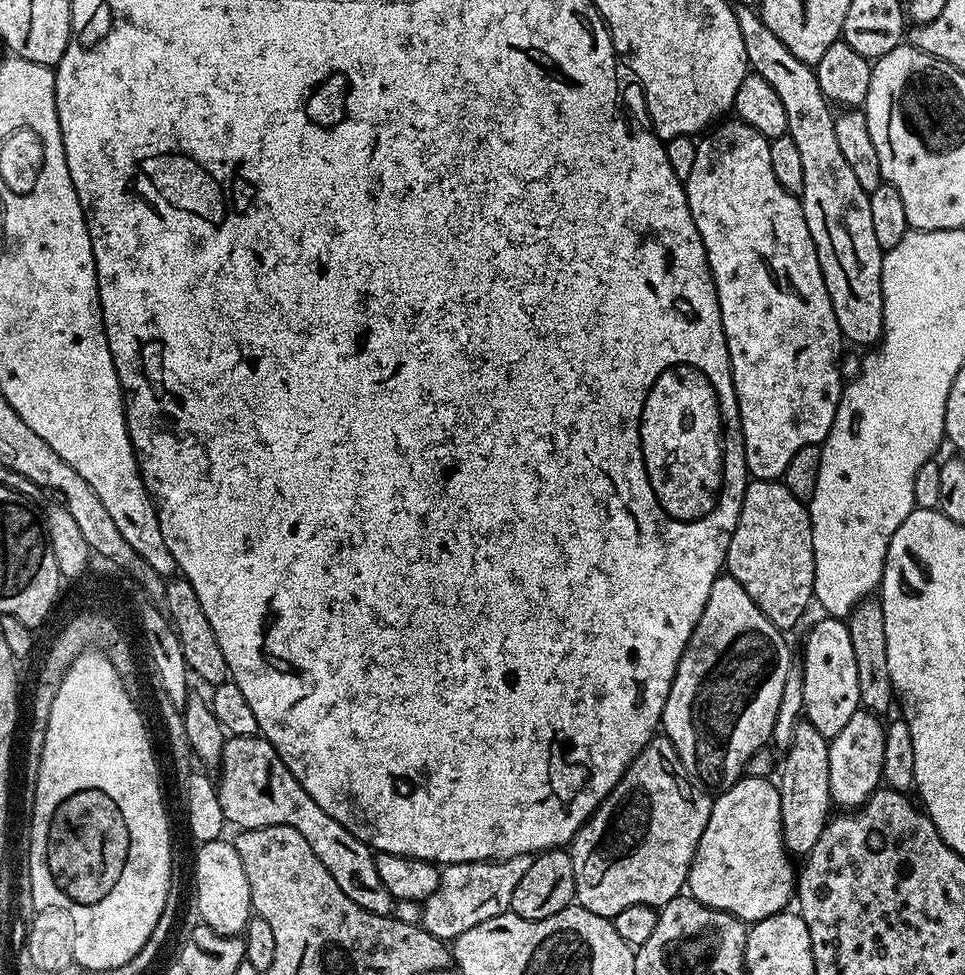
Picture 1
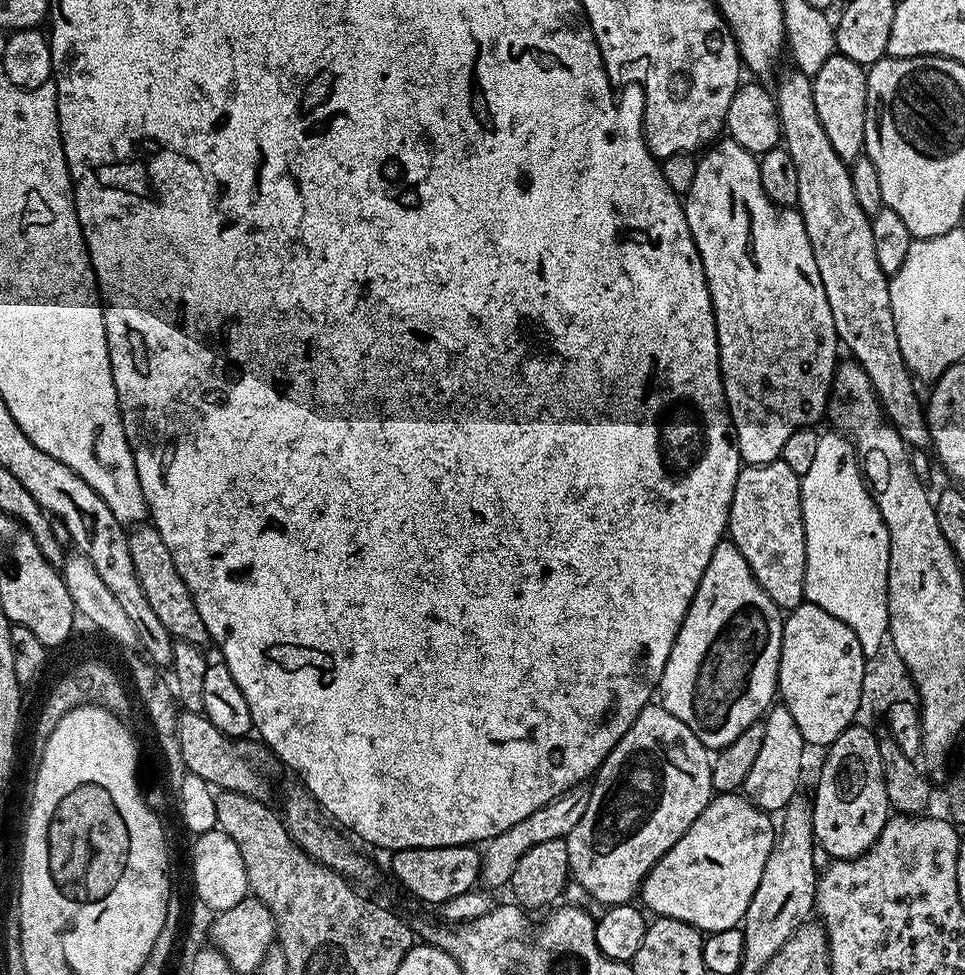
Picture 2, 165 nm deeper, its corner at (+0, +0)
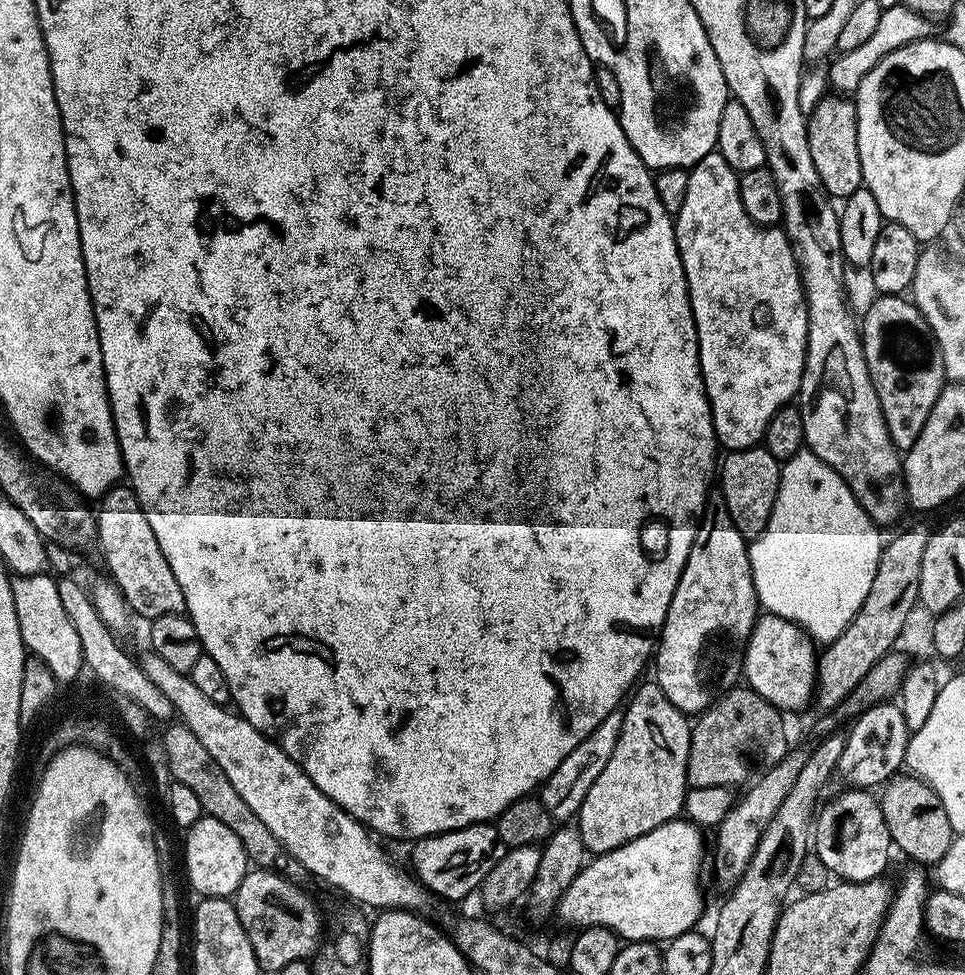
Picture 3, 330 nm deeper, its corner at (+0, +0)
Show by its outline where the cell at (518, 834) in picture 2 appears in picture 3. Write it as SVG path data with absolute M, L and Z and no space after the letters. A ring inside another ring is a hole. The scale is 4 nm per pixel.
M623 711L612 712L578 747L570 750L566 758L562 758L558 770L554 770L552 777L544 781L539 789L538 799L546 806L553 821L568 822L571 821L568 820L571 816L573 819L579 813L586 794L590 794L590 786L594 786L594 778L602 774L606 762L610 762L610 754L614 754L614 746L618 746L618 734L622 730L623 721Z

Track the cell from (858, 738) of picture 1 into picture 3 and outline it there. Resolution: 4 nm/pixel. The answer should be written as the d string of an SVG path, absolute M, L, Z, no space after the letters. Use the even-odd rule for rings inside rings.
M844 790L841 796L836 796L828 805L819 809L814 820L814 856L817 856L830 871L833 877L841 881L857 884L874 880L885 875L888 868L888 855L894 852L890 838L890 830L886 830L886 818L882 818L879 799L868 790Z

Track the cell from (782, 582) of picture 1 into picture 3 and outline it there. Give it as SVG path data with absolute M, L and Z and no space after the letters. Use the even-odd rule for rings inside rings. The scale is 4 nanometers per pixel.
M763 446L729 451L727 455L718 464L718 490L726 498L726 510L730 510L734 526L738 526L744 539L751 542L764 533L764 527L774 510L774 502L780 489L782 464Z

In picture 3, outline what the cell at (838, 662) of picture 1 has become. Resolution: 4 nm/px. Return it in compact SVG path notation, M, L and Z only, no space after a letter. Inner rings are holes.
M764 612L757 615L756 625L748 639L742 676L747 687L766 698L766 702L779 708L781 713L789 714L813 703L817 659L817 645L801 629L773 612Z

